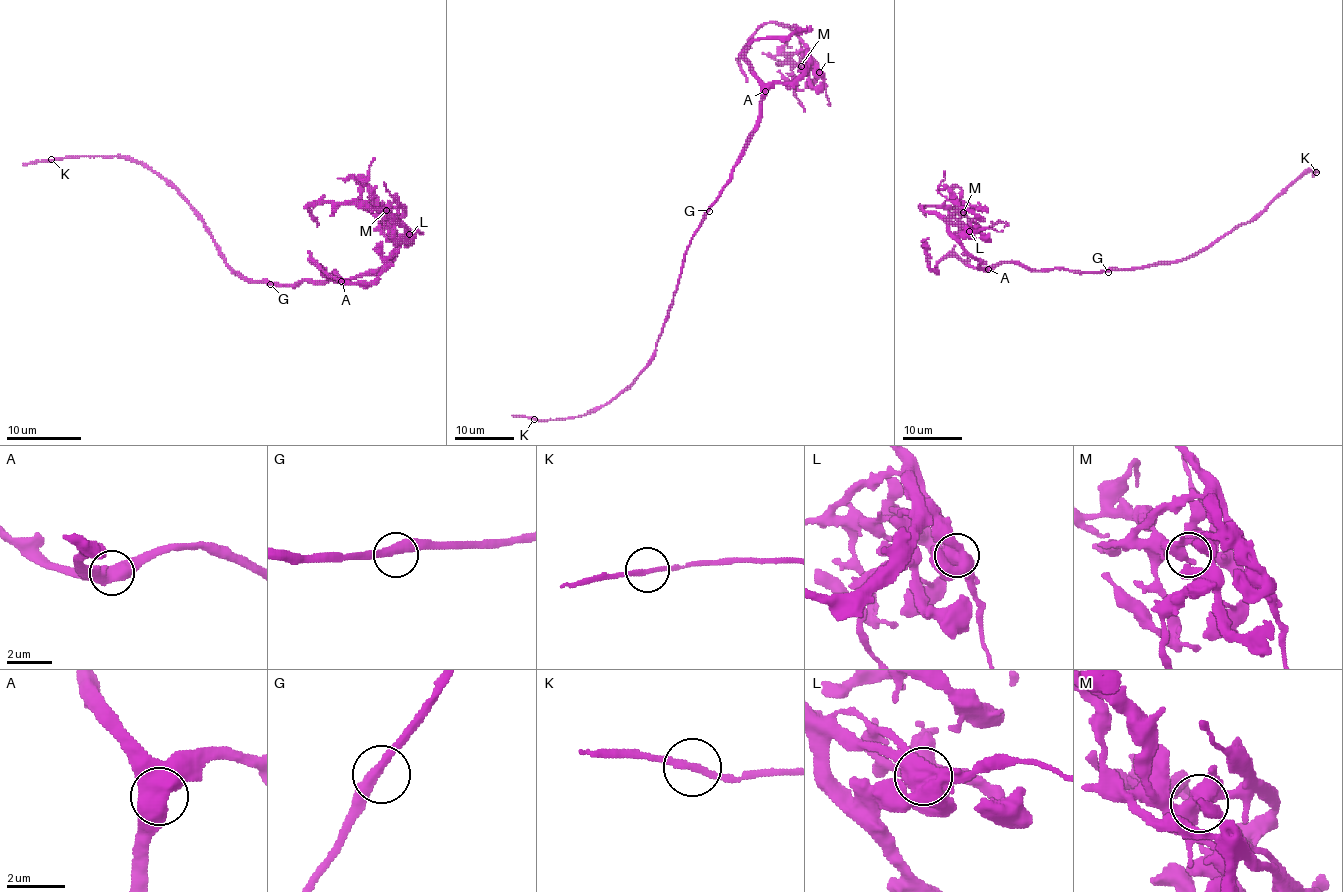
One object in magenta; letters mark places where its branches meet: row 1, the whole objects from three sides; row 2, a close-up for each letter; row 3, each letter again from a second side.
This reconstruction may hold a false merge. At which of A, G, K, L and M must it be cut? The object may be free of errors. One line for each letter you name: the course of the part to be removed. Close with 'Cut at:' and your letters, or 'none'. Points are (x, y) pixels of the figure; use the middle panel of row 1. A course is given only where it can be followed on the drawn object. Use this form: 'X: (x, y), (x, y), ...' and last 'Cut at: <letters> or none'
Cut at: none

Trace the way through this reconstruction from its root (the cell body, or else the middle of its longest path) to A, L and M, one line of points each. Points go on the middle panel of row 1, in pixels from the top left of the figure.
A: (707, 209), (729, 178), (731, 169), (756, 123), (761, 97), (765, 91)
L: (707, 209), (728, 181), (731, 169), (756, 123), (762, 92), (775, 83), (793, 82), (811, 63), (820, 72)
M: (707, 209), (728, 181), (756, 123), (762, 92), (775, 83), (793, 82), (809, 63), (801, 66)

